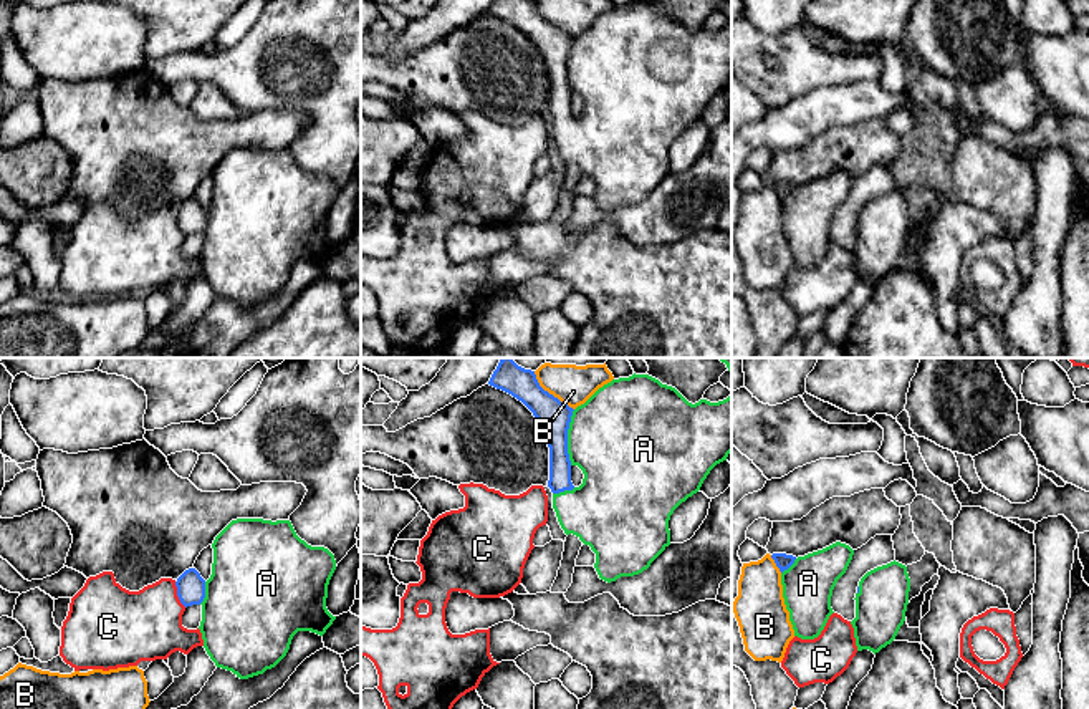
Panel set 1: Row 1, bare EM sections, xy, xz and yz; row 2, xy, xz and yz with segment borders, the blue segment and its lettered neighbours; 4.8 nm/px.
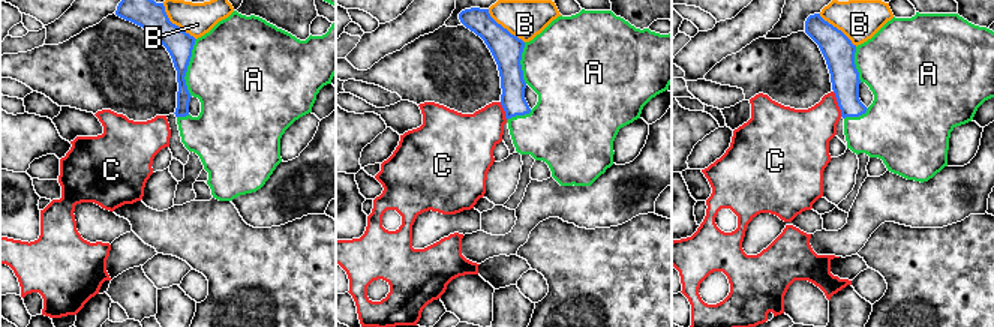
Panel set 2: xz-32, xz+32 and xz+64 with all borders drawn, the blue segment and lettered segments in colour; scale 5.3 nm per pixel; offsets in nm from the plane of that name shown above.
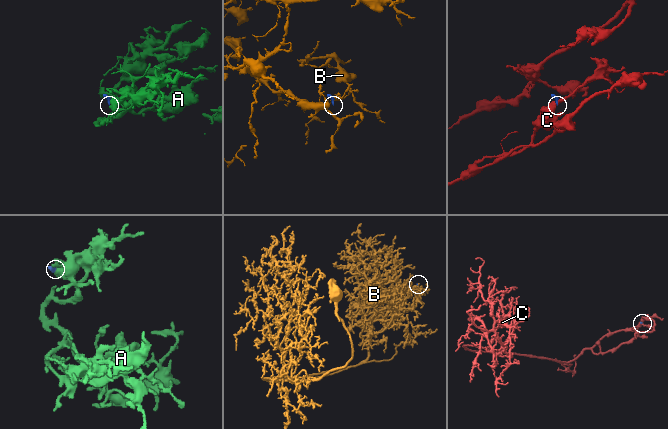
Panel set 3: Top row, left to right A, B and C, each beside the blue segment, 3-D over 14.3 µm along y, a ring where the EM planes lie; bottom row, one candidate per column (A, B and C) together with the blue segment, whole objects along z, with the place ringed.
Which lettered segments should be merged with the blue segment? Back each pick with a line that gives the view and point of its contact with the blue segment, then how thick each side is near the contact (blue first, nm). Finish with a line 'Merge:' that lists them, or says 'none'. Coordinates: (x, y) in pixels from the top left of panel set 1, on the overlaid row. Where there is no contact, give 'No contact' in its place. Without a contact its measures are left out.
A: Touches blue at xz (566, 438). Thickness 160 nm (blue) against 480 nm
Merge: A

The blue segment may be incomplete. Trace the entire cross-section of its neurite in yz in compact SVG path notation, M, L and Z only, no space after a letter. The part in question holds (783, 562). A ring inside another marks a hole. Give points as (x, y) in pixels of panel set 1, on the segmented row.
M841 542L798 558L786 553L771 555L781 572L783 598L794 636L814 639L821 634L834 613L832 590L852 555L854 550Z

